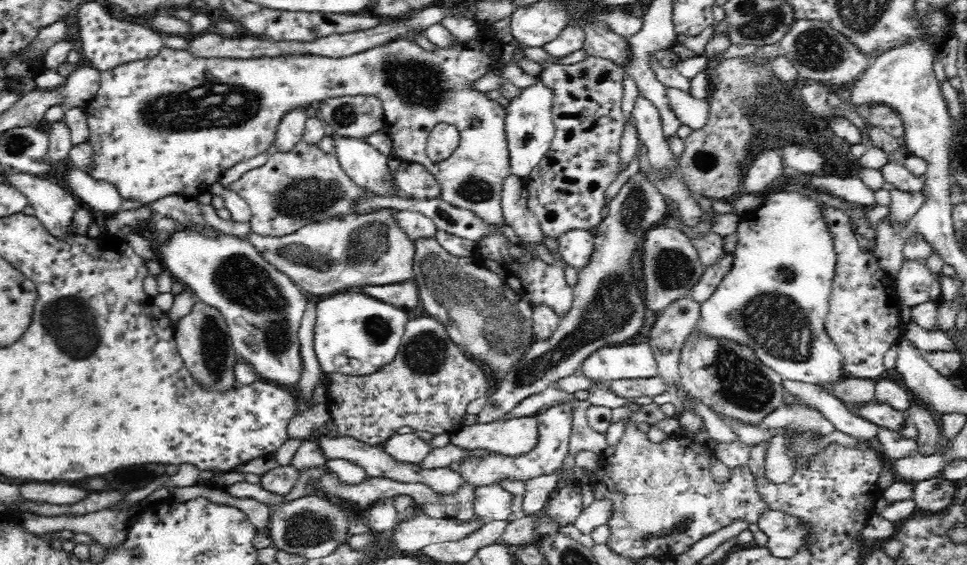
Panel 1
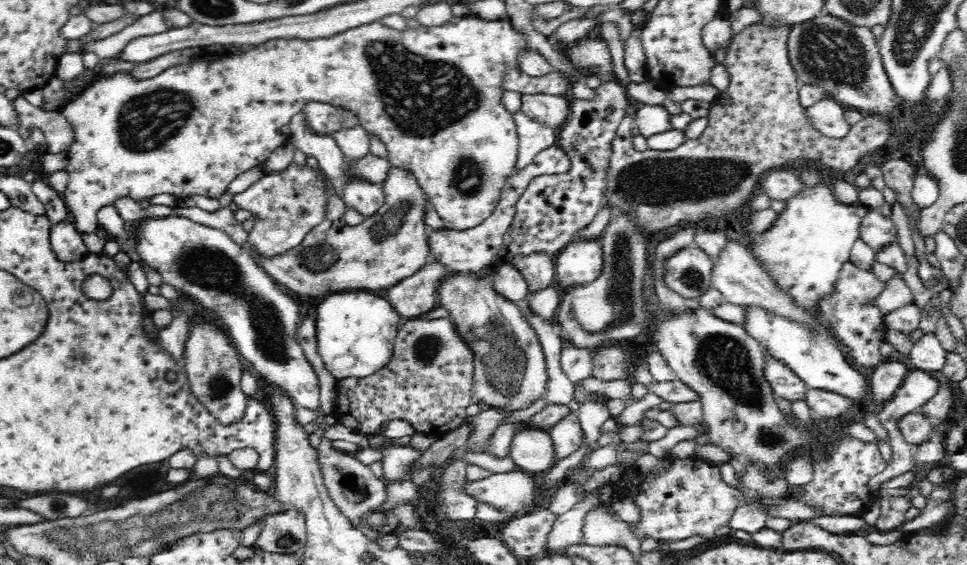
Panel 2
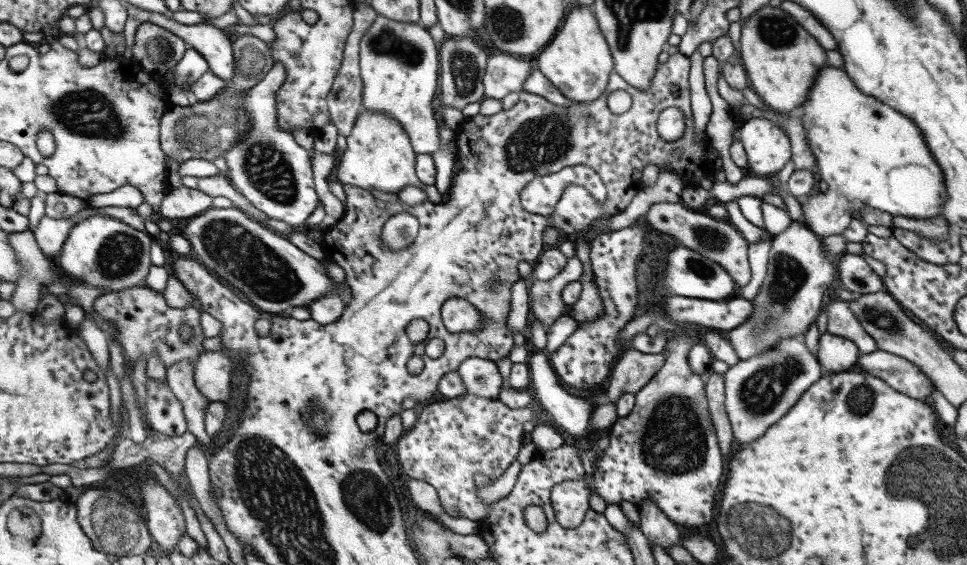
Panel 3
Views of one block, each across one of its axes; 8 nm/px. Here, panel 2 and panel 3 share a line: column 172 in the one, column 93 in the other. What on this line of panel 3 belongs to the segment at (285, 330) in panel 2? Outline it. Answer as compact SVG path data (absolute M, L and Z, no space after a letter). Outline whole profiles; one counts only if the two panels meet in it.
M93 216L89 220L79 222L69 240L63 246L63 256L59 260L61 268L67 276L79 278L87 286L101 286L109 288L111 292L133 290L145 284L145 278L151 270L151 242L155 238L143 230L135 230L121 220L109 216Z

